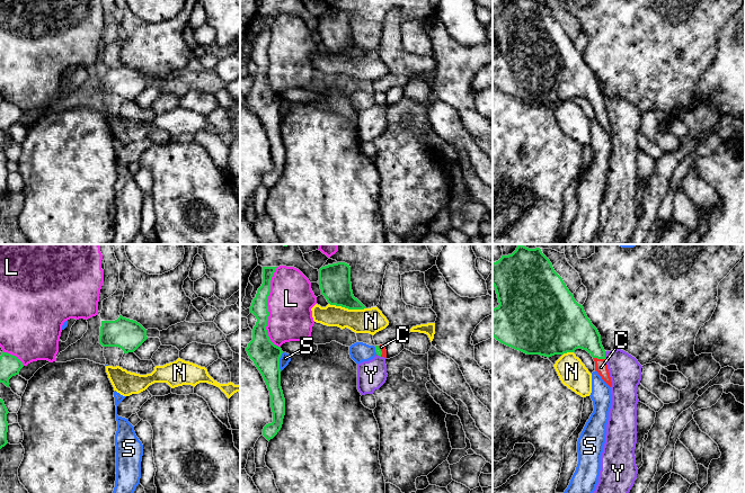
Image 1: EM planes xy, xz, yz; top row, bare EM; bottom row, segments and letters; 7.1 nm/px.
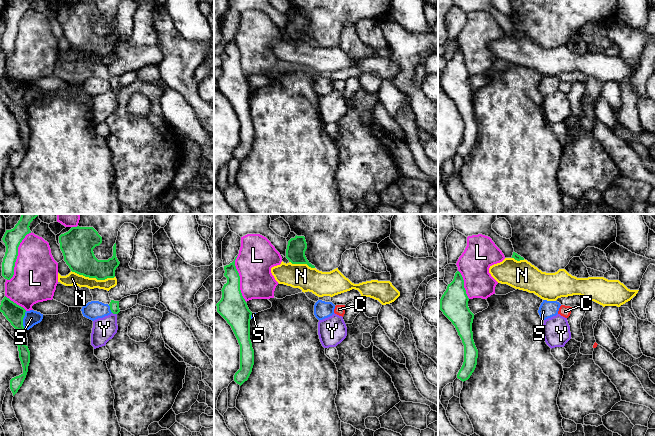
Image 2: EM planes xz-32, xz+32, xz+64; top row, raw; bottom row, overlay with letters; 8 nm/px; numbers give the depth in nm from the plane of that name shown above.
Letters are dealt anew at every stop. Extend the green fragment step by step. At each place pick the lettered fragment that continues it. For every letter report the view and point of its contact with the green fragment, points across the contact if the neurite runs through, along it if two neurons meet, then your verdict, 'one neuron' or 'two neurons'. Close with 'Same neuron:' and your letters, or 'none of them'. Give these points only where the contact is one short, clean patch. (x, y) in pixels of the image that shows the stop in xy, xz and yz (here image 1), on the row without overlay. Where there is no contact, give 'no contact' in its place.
C: contact yz (599, 106); way yz (576, 79), (599, 106), (601, 115); one neuron
L: contact xz (267, 55); two neurons
N: contact xz (347, 55); two neurons
S: contact xz (278, 109); two neurons
Y: contact yz (604, 102); two neurons
Same neuron: C

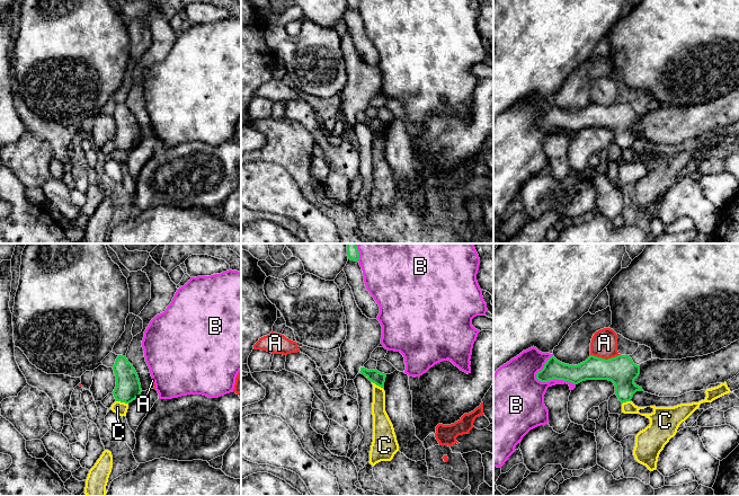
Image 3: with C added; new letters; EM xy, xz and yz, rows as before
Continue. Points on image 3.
A: contact yz (604, 106); two neurons
B: contact yz (553, 125); two neurons
C: contact xy (122, 149); border xy (116, 148), (127, 151); two neurons
Same neuron: none of them

